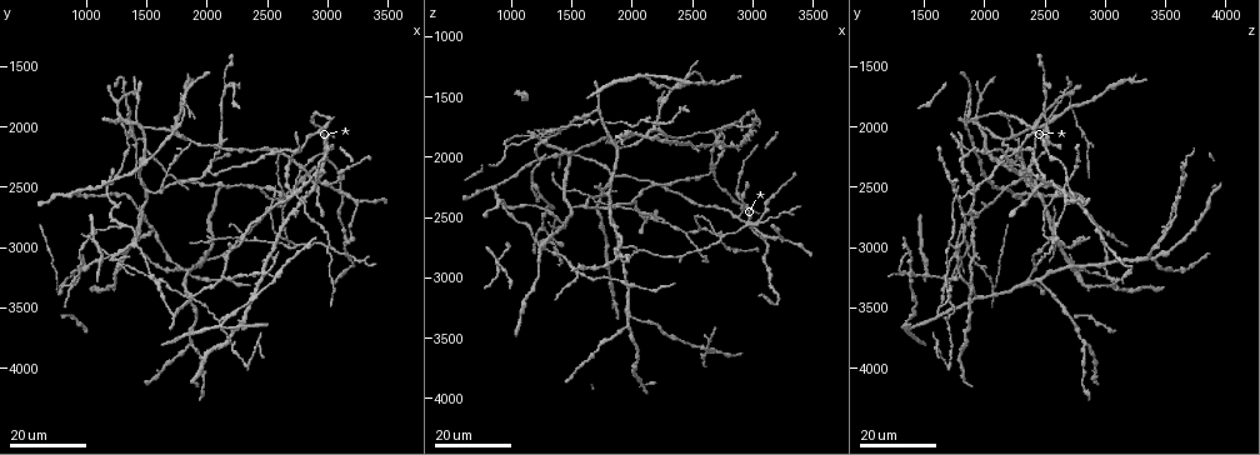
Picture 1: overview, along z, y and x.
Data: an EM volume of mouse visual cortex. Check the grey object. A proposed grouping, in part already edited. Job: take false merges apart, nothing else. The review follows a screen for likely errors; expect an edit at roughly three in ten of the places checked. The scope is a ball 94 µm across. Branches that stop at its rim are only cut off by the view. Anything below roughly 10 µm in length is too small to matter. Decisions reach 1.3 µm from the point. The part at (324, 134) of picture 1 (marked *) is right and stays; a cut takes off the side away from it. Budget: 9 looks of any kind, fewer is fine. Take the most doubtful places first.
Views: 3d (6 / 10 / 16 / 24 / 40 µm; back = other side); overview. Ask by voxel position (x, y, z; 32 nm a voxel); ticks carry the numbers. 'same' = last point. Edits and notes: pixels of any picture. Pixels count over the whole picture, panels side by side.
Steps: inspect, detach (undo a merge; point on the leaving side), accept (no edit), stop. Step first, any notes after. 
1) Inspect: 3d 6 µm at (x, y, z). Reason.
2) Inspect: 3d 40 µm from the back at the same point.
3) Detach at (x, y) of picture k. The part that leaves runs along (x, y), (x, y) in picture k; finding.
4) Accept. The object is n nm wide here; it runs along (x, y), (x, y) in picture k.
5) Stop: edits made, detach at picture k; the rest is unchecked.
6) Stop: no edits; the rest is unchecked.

Inspect: 3d 24 µm at (1240, 3120, 1800). Looks like a crossing.

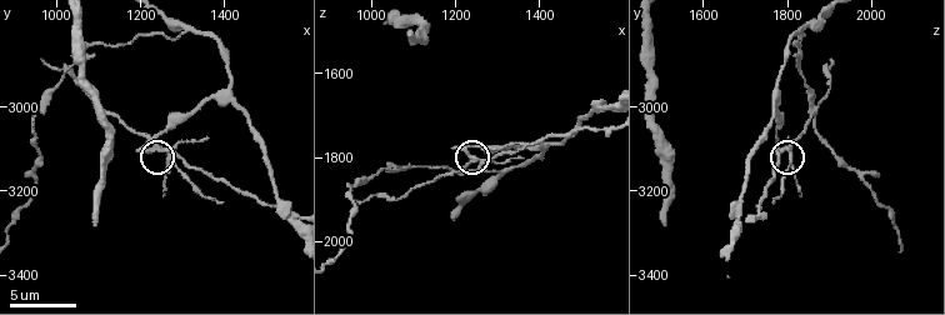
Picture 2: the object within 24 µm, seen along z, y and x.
Inspect: 3d 10 µm at (1225, 3105, 1790).

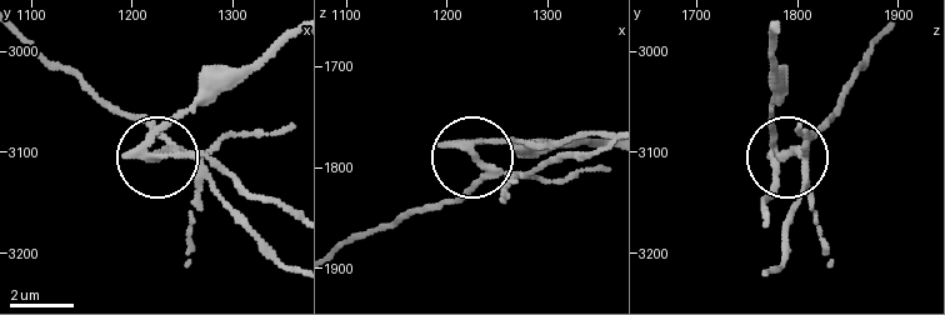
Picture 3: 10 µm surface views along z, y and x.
Detach at (498, 178) of picture 3. The object is 250 nm wide here; the part that leaves runs along (465, 143), (608, 135) in picture 3; two neurons meet here.

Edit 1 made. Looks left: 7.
Inspect: 3d 24 µm at (1320, 1720, 2660). Looks like a crossing.

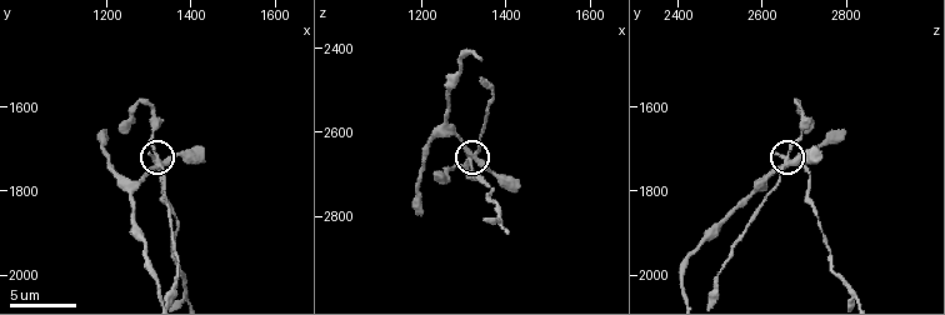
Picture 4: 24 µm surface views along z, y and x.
Inspect: 3d 6 µm at (1310, 1725, 2660).

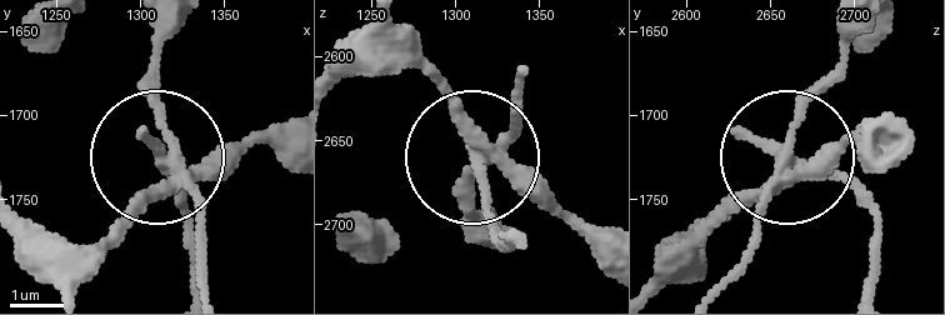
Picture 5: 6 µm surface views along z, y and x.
Accept. It runs along (80, 283), (160, 163), (160, 28) in picture 5; one neuron here.

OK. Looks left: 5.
Inspect: 3d 16 µm at (1400, 2970, 1775). Looks like a crossing.

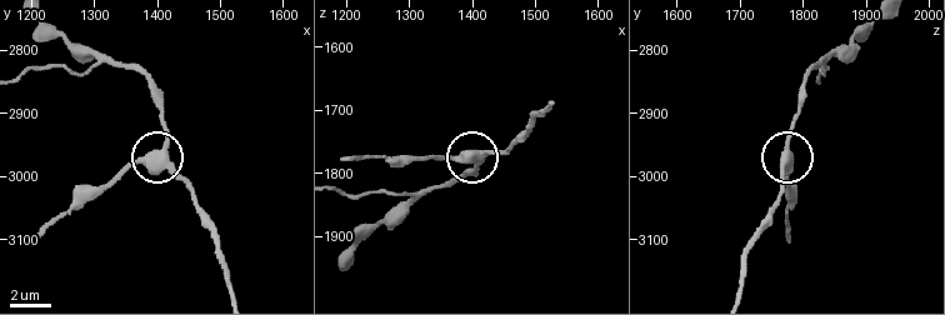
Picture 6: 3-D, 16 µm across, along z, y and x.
Accept. It runs along (233, 291), (200, 206), (163, 161), (141, 158), (103, 194) in picture 6; continuous, no second neuron.

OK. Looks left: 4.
Inspect: 3d 16 µm at (1620, 2520, 2400). Three-way junction.

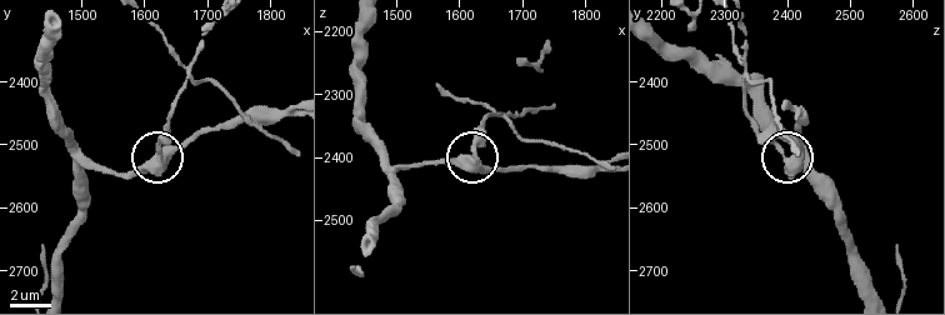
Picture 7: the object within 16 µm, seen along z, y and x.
Inspect: 3d 6 µm at (1625, 2520, 2395). Zoom in.

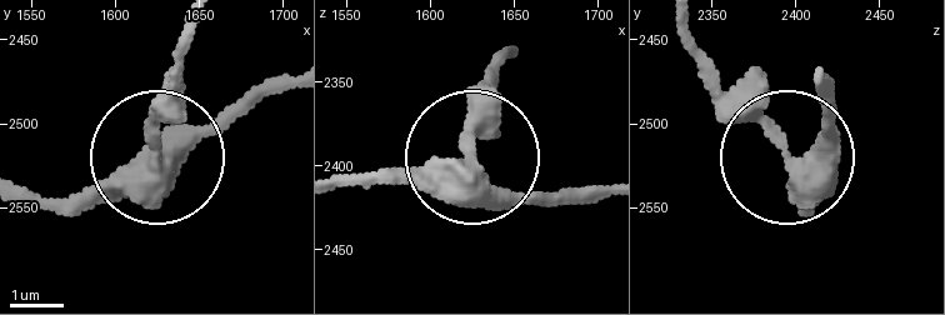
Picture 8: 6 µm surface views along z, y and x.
Detach at (151, 114) of picture 8. The object is 380 nm wide here; the part that leaves runs along (155, 179), (155, 116), (195, 23) in picture 8; a second neuron is stuck on.

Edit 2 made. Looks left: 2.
Stop: edits made, detach at picture 3, detach at picture 8; the rest is unchecked.

